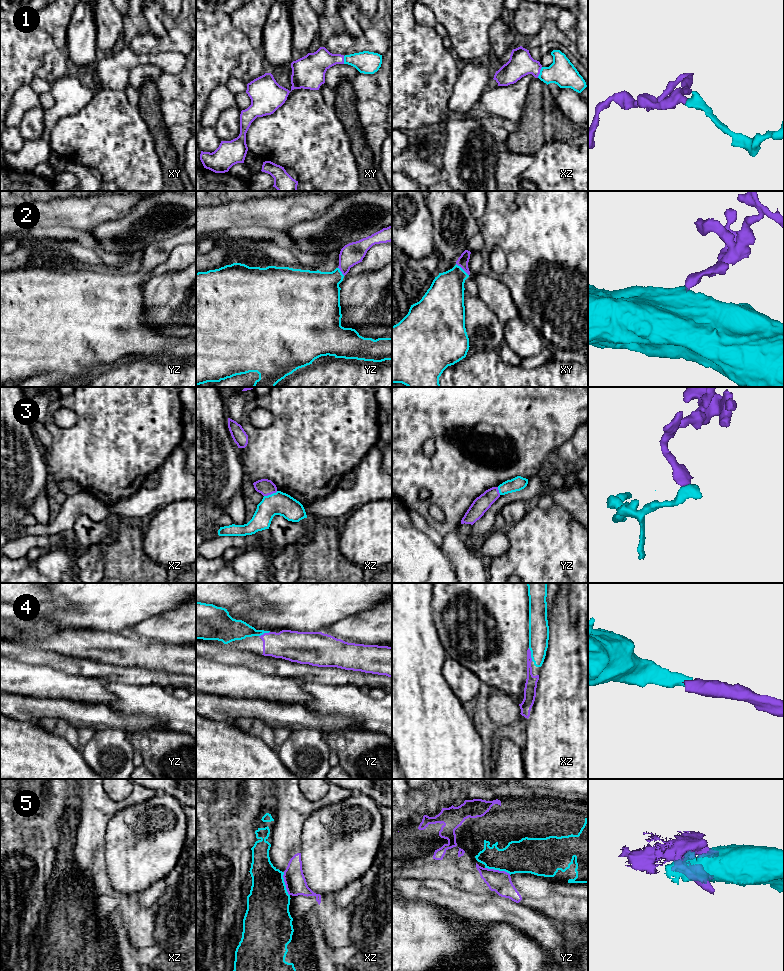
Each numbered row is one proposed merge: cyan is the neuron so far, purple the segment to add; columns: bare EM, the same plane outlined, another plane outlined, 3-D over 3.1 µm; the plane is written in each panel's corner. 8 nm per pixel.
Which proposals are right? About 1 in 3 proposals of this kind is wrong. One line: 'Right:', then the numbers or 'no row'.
Right: 1, 2, 4, 5

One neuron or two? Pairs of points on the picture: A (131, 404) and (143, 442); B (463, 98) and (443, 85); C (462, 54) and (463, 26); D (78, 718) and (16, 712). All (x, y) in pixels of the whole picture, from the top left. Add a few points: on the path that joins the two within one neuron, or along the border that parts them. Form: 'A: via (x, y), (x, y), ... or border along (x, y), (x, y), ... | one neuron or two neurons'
A: via (131, 413), (131, 430), (134, 433) | one neuron
B: border along (460, 68), (448, 100), (448, 108), (454, 113) | two neurons
C: via (463, 47), (463, 33) | one neuron
D: via (63, 710), (31, 710) | one neuron

